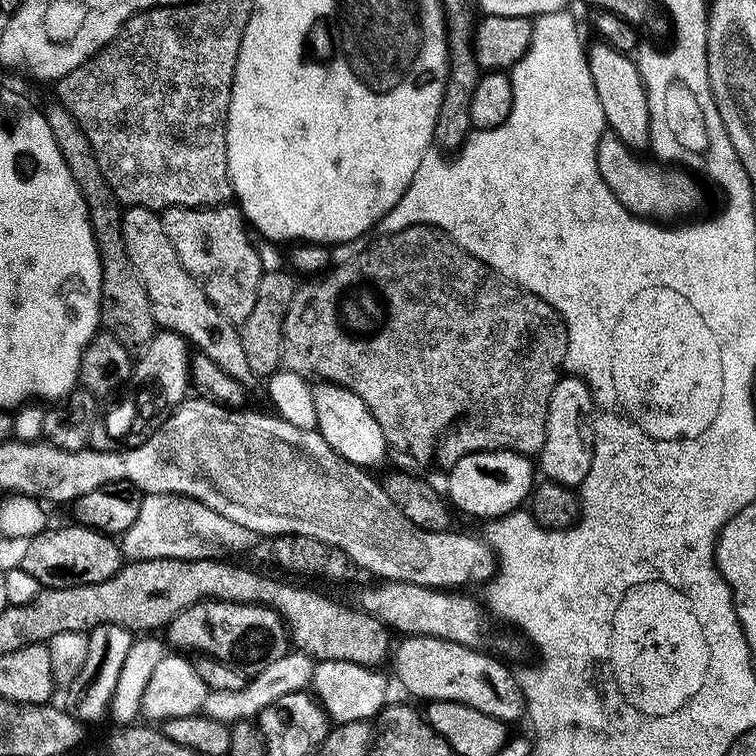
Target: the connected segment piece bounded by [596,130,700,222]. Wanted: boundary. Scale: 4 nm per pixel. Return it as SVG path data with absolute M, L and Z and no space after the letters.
M610 130L600 132L600 141L596 157L598 158L598 174L602 174L602 182L610 186L614 198L626 206L636 216L655 218L664 222L667 216L676 216L691 206L692 200L700 196L700 192L684 176L676 172L667 172L659 163L651 164L648 160L639 160L637 153L618 139Z

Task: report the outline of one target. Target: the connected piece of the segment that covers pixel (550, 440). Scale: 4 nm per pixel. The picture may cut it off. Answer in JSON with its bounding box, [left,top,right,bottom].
[538,374,594,486]

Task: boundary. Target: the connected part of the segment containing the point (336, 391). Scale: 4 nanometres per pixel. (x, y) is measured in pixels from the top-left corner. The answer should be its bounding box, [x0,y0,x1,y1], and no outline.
[312,382,390,470]

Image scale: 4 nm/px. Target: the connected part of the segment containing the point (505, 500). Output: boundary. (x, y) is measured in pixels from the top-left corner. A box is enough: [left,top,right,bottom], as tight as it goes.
[446,452,534,522]

